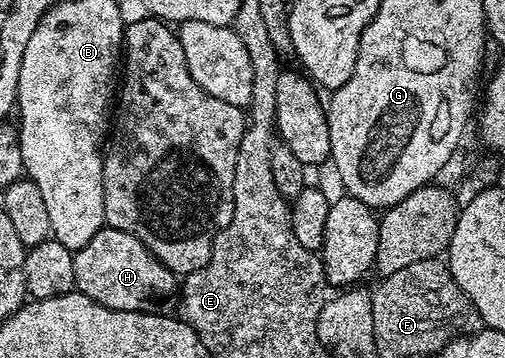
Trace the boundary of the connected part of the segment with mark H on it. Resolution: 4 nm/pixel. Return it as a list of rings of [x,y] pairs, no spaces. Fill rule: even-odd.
[[[106,225],[73,256],[76,293],[103,304],[103,308],[148,314],[156,311],[179,286],[178,275],[170,272],[135,236]]]

